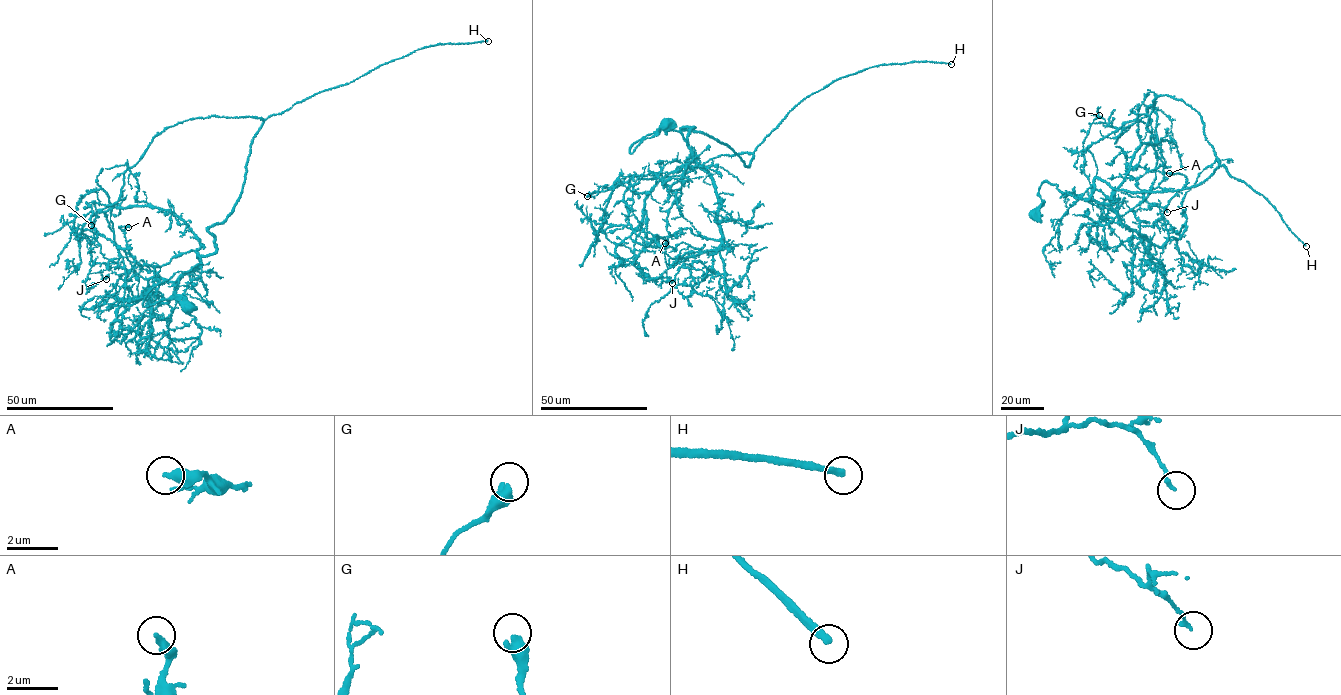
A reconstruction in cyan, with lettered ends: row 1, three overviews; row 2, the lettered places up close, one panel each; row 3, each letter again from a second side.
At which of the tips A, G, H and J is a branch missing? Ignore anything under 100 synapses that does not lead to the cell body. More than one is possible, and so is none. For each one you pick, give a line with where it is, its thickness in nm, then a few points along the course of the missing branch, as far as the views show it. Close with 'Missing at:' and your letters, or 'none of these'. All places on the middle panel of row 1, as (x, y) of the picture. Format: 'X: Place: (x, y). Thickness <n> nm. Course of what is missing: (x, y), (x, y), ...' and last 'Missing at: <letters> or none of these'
H: Place: (951, 64). Thickness 280 nm
Missing at: H

